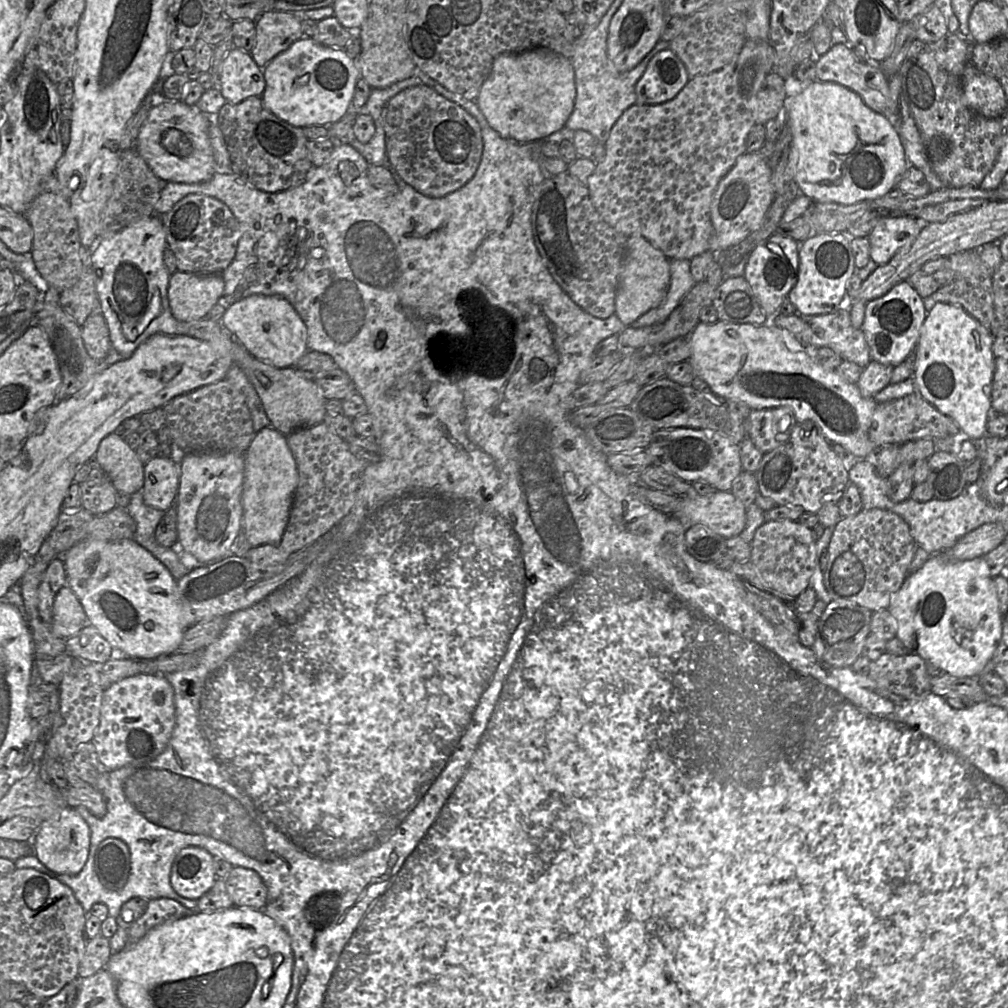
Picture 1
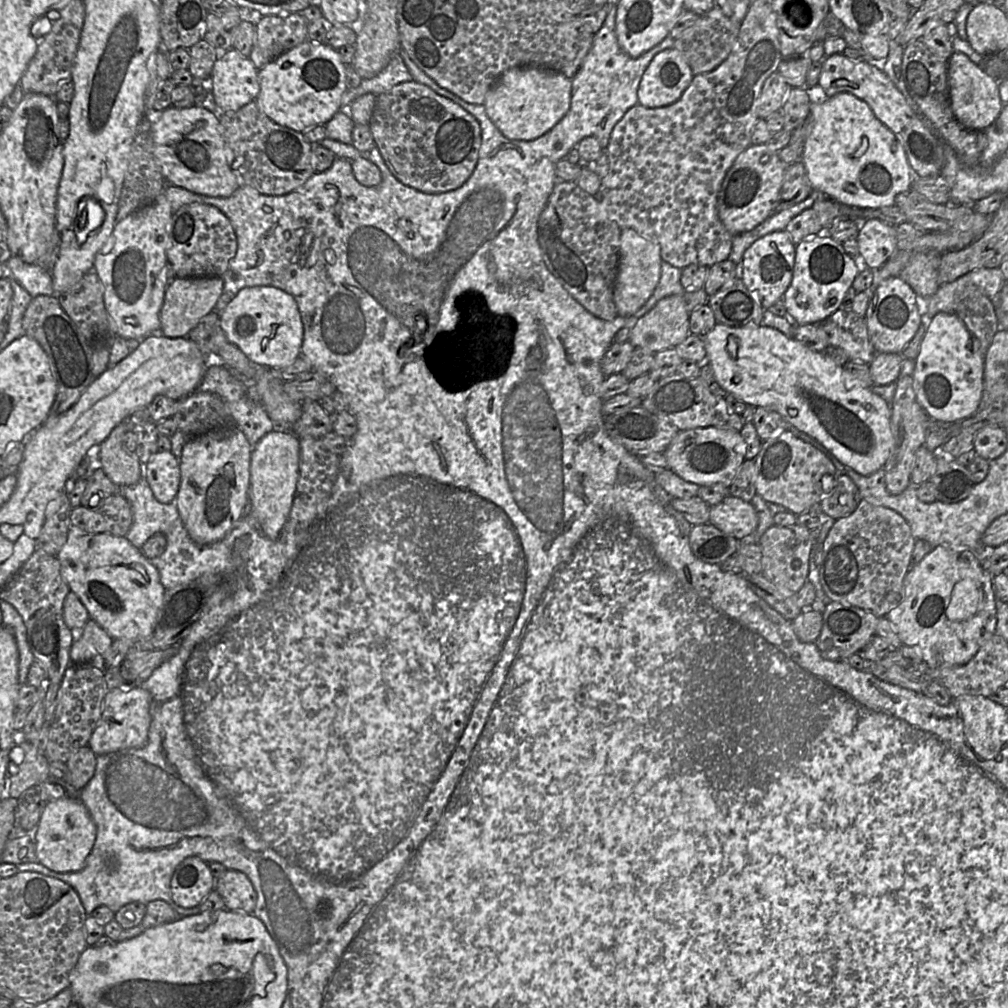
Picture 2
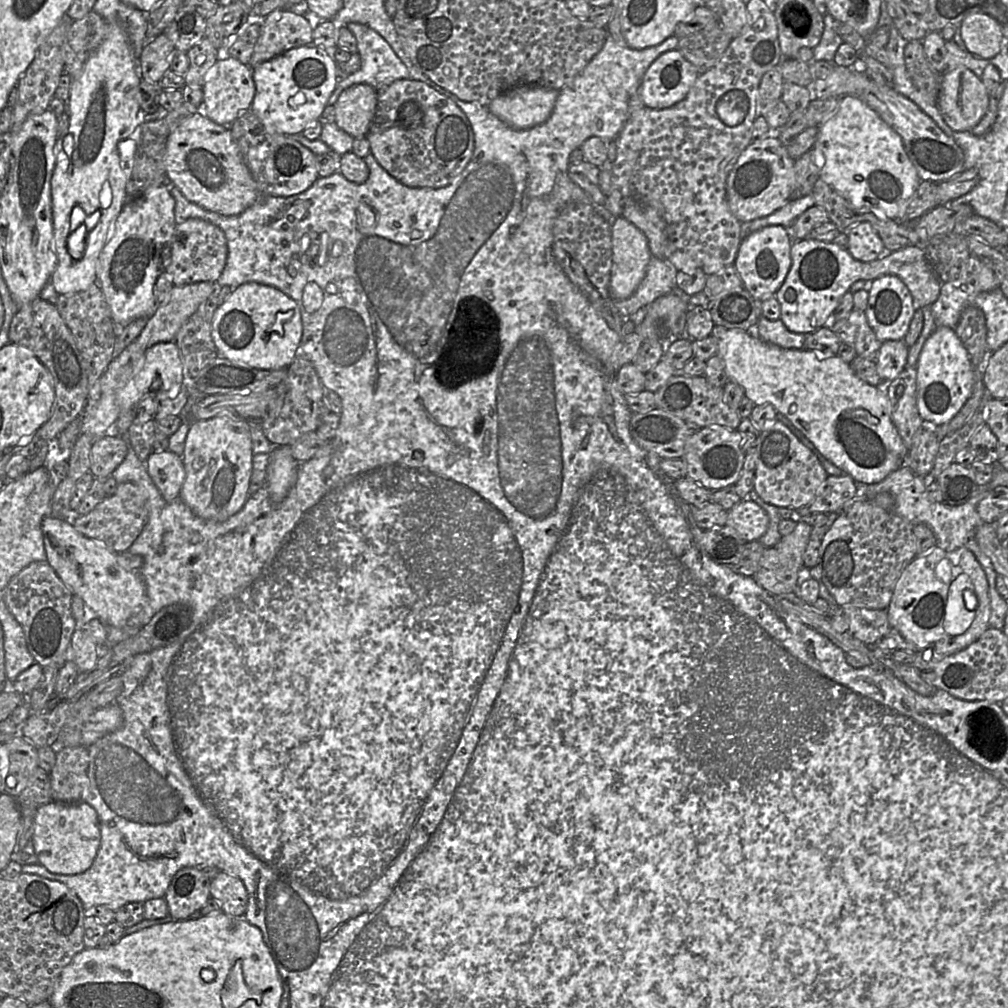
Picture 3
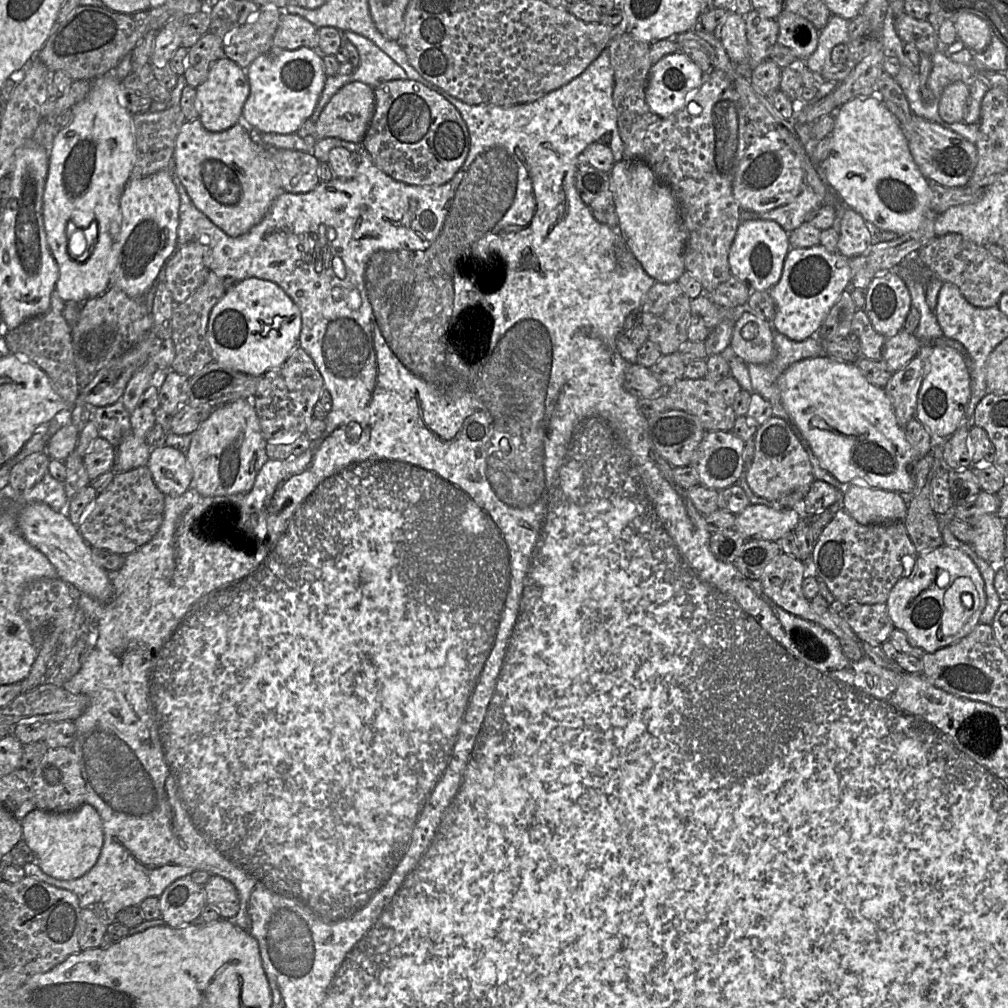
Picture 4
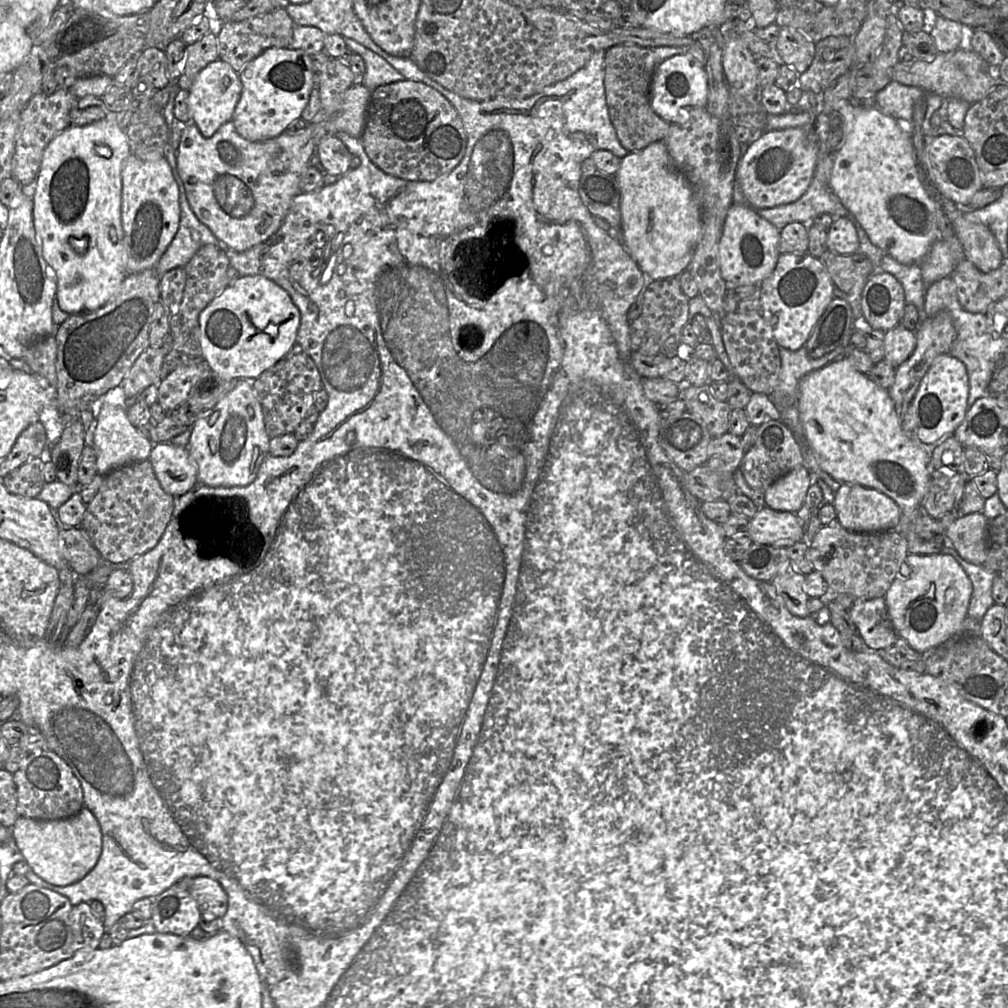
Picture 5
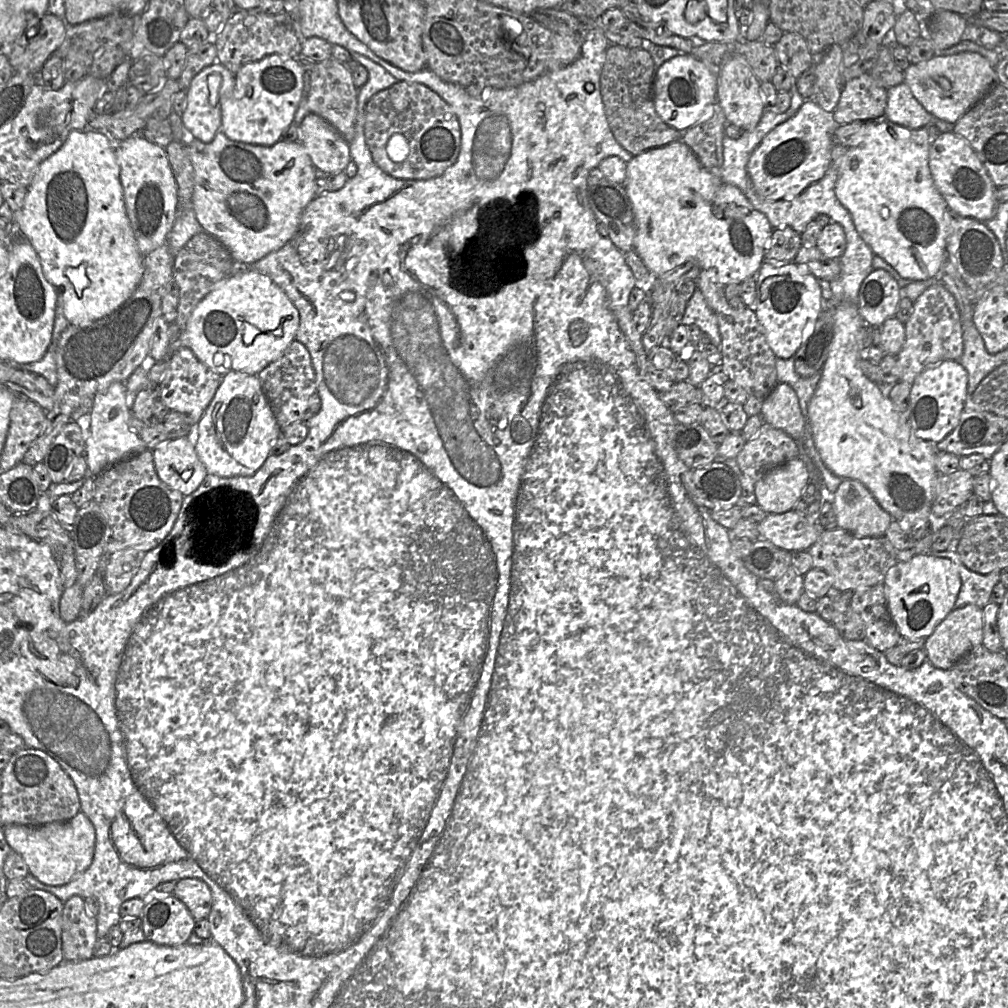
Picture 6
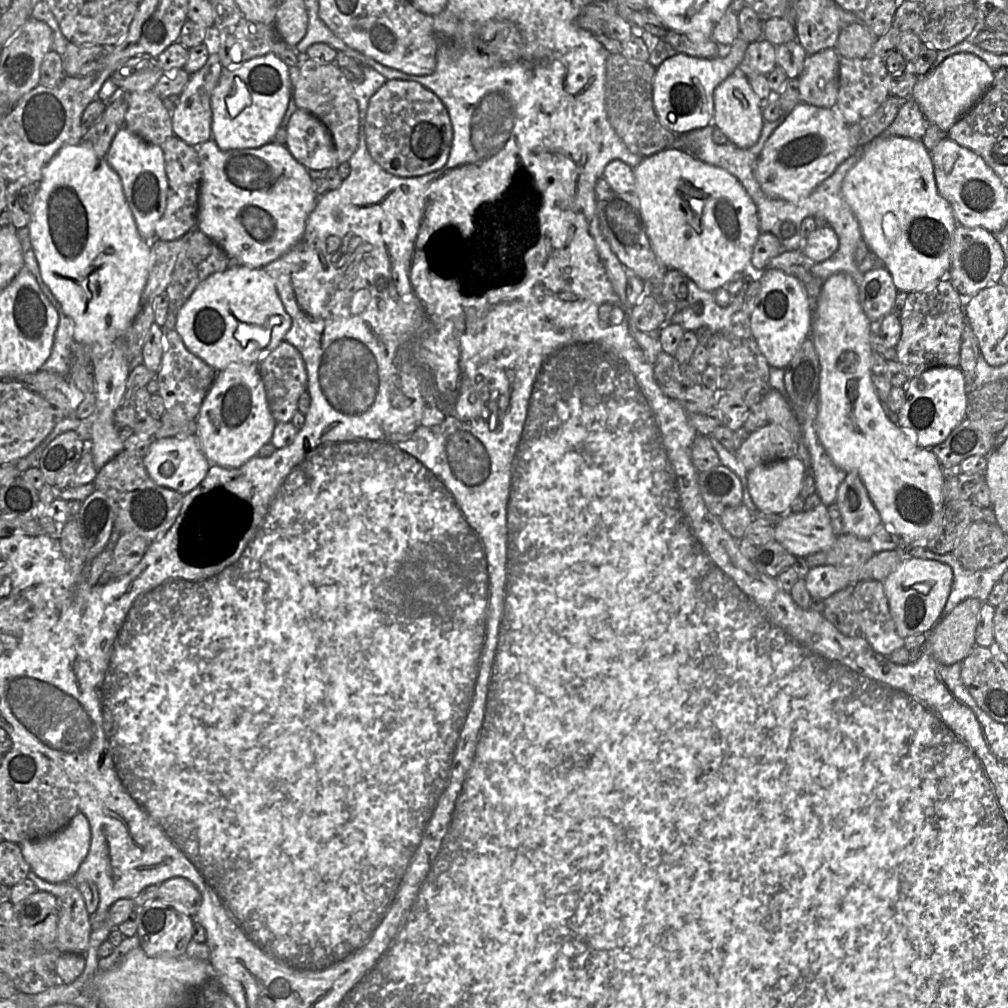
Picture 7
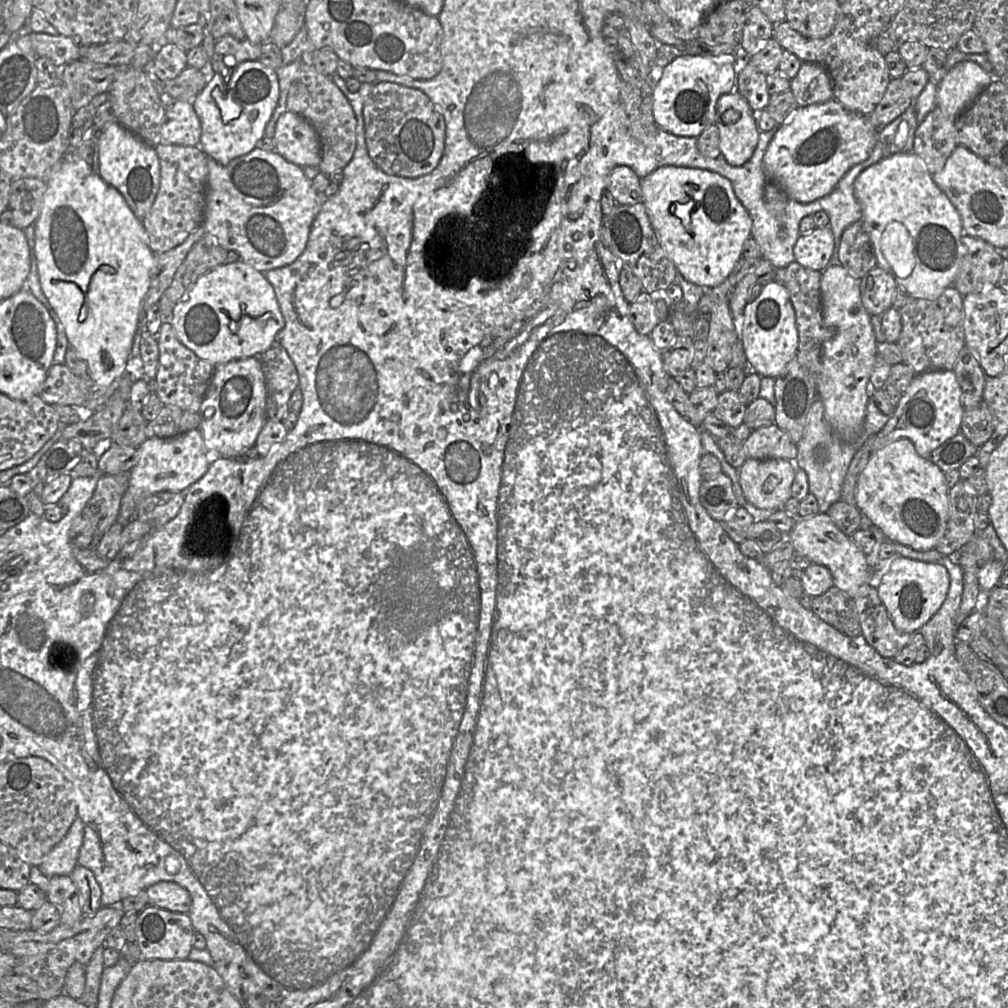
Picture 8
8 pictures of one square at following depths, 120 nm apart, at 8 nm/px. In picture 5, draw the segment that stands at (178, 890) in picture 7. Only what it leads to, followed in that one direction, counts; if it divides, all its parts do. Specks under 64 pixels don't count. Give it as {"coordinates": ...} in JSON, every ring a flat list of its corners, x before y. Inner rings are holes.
{"coordinates":[[198,876,189,890,203,916,222,918,228,907,228,897,222,886,212,878]]}

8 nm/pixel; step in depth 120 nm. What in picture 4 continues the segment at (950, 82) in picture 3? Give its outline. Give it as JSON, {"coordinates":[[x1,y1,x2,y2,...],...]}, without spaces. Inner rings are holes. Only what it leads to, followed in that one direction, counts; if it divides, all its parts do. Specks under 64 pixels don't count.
{"coordinates":[[962,81,947,85,941,95,938,113,944,122,949,124,962,122,967,114,970,102,970,91]]}

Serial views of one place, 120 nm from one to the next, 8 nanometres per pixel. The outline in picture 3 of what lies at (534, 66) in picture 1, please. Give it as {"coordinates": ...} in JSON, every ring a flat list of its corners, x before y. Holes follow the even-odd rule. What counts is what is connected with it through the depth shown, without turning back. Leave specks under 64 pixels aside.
{"coordinates":[[520,85,500,94,488,108,508,126,526,130,550,118,558,95,558,90]]}

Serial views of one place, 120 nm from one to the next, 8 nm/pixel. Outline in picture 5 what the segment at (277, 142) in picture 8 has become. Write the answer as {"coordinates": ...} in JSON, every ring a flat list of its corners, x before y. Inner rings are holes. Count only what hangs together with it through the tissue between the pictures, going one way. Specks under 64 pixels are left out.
{"coordinates":[[326,135,318,143,315,155,319,158,321,171,343,176,350,170,352,155,336,135]]}

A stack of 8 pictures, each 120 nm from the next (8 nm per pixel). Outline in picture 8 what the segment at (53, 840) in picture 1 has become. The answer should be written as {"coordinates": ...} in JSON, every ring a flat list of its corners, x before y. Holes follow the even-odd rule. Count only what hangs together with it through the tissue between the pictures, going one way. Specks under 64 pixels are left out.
{"coordinates":[[77,816,64,838,45,856,39,870,48,878,71,875,78,864,83,835,83,821]]}

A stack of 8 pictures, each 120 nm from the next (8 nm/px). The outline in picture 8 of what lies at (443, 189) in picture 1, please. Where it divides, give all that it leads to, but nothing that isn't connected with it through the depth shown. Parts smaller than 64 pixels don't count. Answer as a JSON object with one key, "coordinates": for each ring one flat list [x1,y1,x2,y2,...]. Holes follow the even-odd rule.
{"coordinates":[[375,83,363,105,365,143,374,164,388,175,416,178,432,172,445,145,445,121,420,90,396,83]]}

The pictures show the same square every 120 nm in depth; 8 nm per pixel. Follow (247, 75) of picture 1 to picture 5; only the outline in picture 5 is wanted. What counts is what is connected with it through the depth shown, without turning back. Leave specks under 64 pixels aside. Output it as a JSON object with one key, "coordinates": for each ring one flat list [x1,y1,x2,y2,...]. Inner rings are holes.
{"coordinates":[[220,59,209,63,196,76,189,89,187,105,191,122,198,127,205,138,212,137,223,124,232,120,241,91,242,83,239,73]]}

